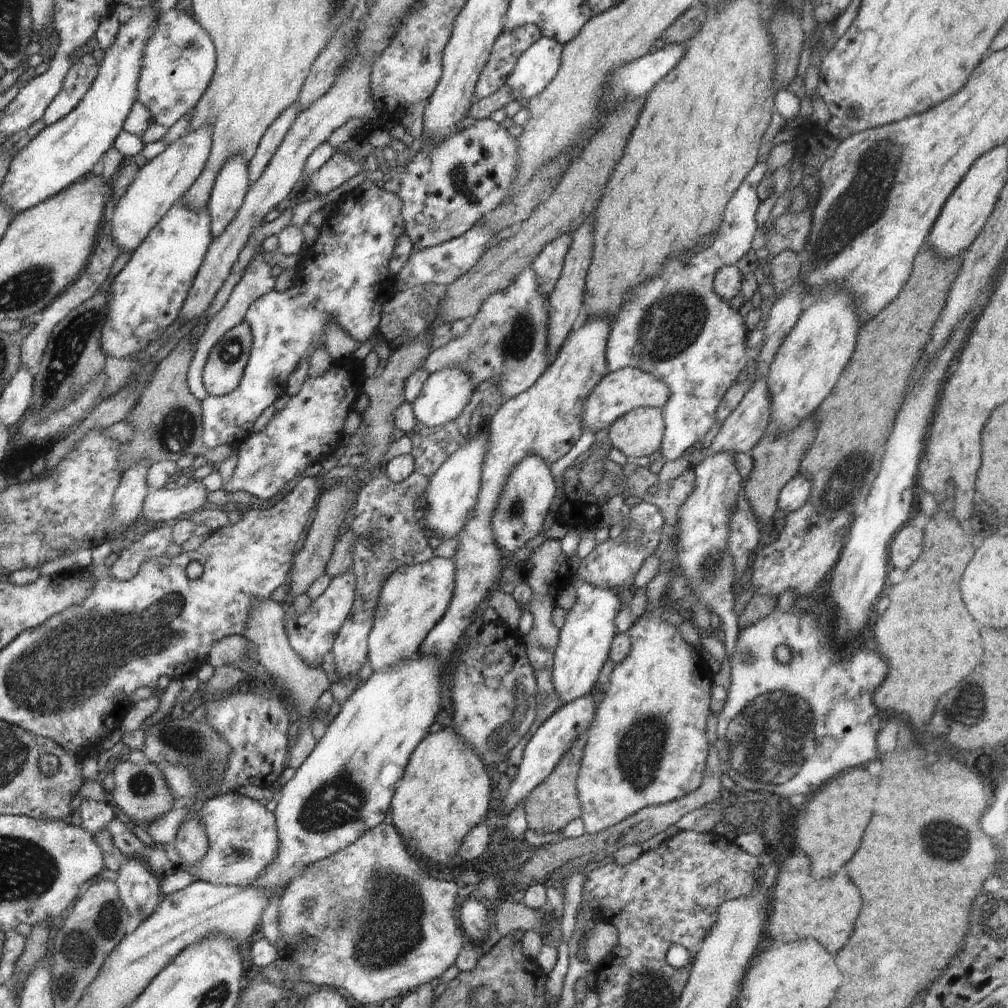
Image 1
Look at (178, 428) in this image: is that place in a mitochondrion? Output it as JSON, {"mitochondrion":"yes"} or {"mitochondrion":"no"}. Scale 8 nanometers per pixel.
{"mitochondrion":"yes"}

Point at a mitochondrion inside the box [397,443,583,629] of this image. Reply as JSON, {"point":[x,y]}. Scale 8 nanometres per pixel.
{"point":[516,507]}

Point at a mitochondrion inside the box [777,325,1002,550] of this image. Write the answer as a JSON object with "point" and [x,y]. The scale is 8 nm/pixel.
{"point":[839,488]}

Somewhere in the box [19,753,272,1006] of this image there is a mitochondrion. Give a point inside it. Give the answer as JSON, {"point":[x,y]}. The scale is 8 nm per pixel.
{"point":[106,923]}

